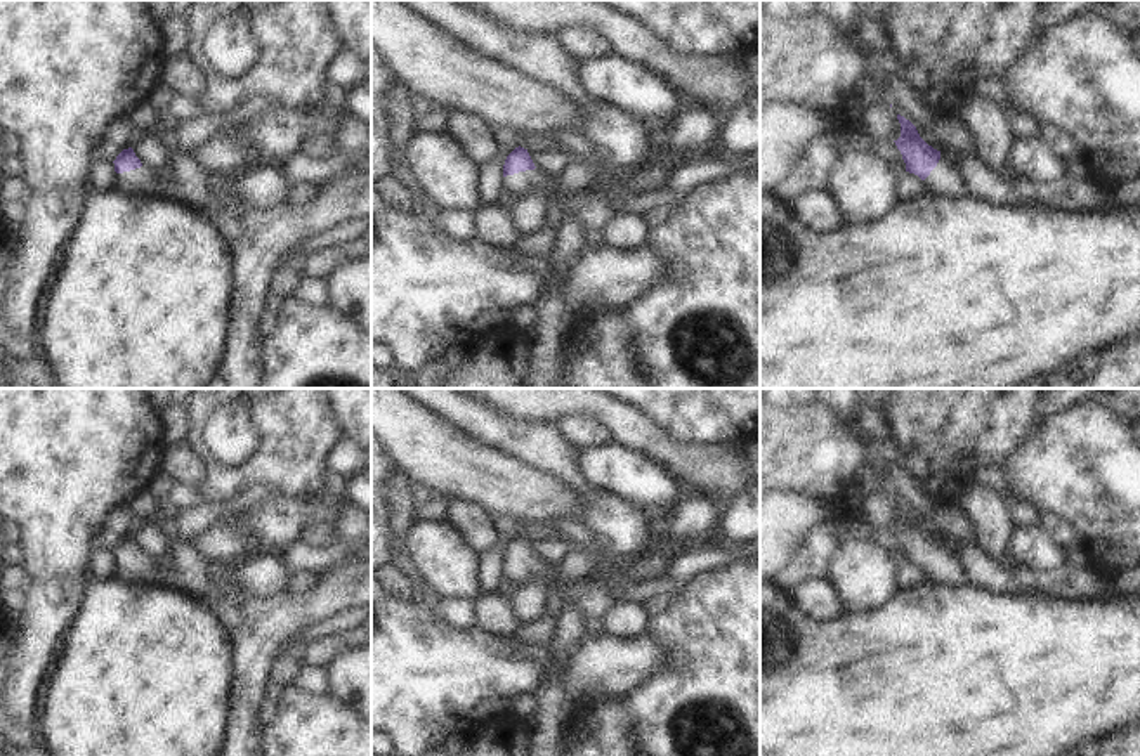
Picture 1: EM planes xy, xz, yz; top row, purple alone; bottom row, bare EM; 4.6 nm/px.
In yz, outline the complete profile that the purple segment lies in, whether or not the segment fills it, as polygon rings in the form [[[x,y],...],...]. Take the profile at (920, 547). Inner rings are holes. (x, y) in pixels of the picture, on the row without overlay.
[[[897,503],[901,525],[895,531],[906,551],[906,560],[923,569],[925,579],[958,590],[966,584],[966,574],[958,555],[954,555],[940,539],[928,534],[916,515]]]

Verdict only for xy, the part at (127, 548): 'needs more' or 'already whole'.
needs more

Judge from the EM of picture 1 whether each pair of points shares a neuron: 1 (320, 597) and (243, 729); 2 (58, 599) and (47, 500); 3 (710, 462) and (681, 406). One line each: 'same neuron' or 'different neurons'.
1: same neuron
2: same neuron
3: different neurons

